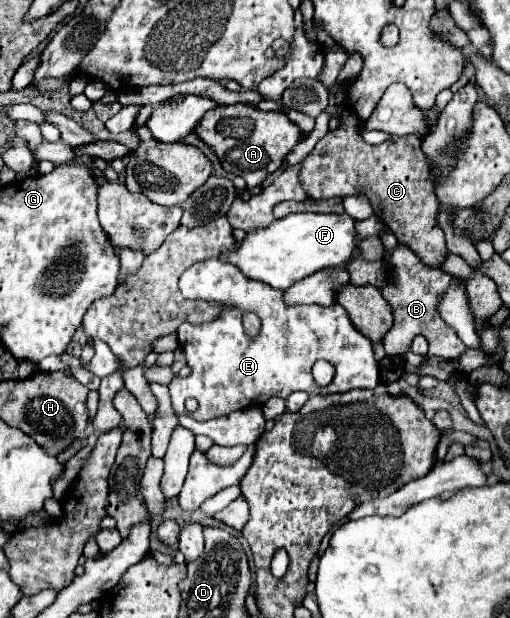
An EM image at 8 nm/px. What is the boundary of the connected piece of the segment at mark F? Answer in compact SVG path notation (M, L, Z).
M289 214L287 218L273 220L267 228L249 232L235 252L225 252L221 258L233 262L241 272L253 280L267 282L273 288L287 290L293 282L307 278L327 266L345 268L357 250L355 218L349 214Z

